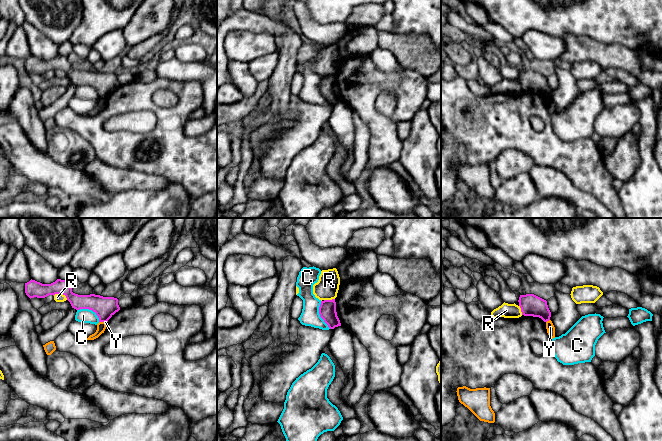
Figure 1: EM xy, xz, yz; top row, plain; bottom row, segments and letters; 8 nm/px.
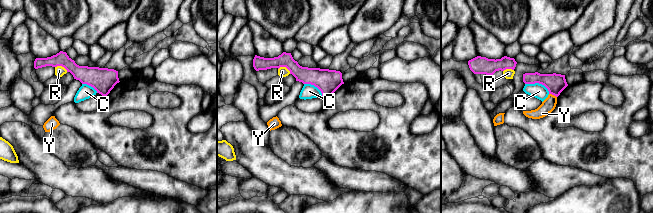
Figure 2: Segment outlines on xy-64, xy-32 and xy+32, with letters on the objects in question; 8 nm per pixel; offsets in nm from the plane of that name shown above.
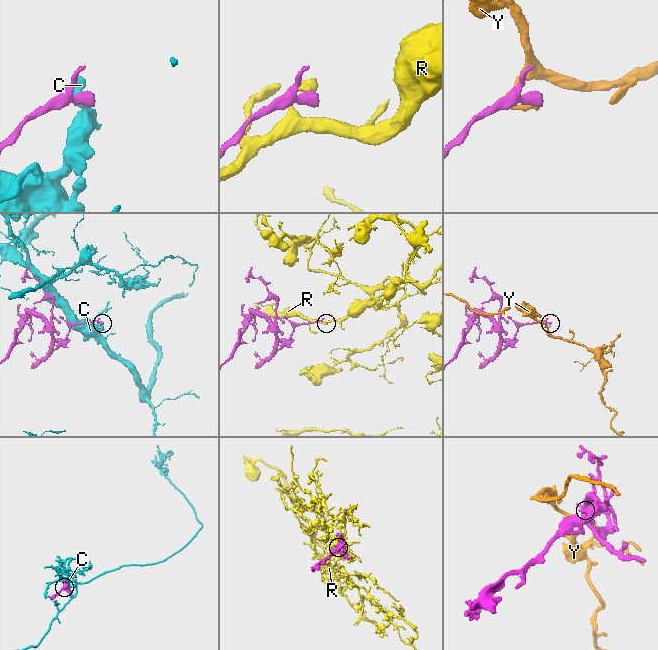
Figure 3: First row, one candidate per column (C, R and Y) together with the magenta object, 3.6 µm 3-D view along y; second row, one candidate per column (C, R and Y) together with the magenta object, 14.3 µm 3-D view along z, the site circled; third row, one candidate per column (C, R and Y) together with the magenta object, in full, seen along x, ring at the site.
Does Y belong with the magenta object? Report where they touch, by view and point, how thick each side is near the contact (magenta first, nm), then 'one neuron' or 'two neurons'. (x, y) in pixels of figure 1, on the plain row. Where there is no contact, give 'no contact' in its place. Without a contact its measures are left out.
xy (103, 97) | 170/80 nm | two neurons

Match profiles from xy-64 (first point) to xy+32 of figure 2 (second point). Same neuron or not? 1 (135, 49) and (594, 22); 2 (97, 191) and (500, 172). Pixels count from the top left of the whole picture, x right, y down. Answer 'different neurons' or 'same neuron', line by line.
1: different neurons
2: same neuron

